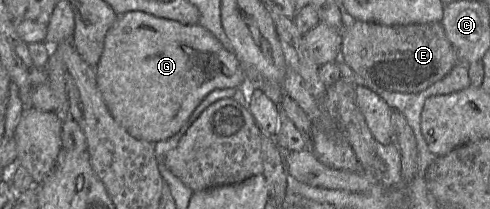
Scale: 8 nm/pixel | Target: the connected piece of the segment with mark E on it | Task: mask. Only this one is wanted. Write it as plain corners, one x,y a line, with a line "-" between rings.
355,20
342,31
340,60
368,85
400,93
420,92
444,78
459,64
440,22
385,26

